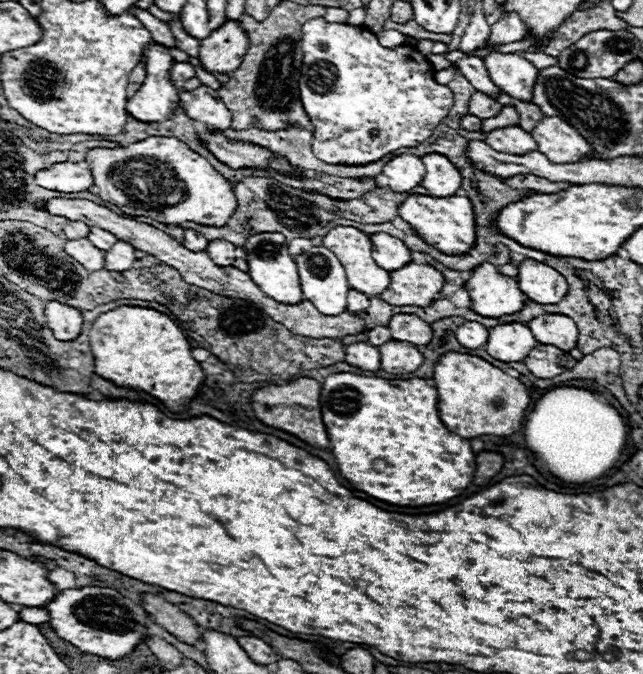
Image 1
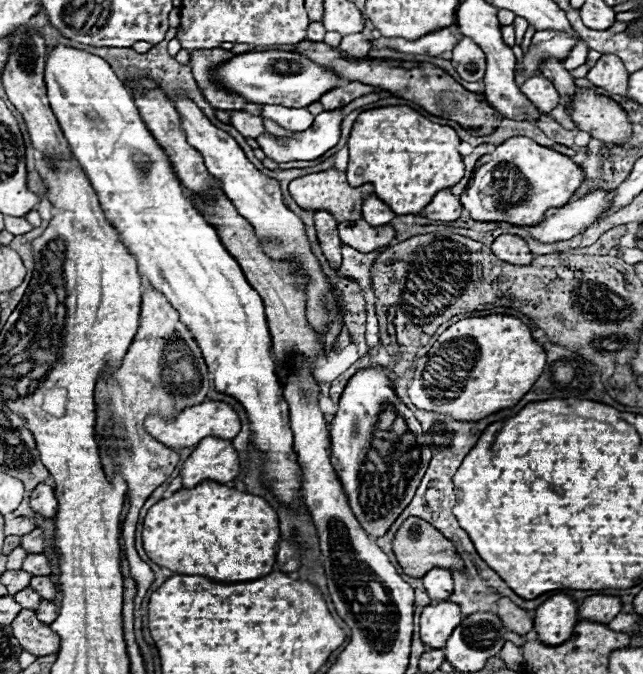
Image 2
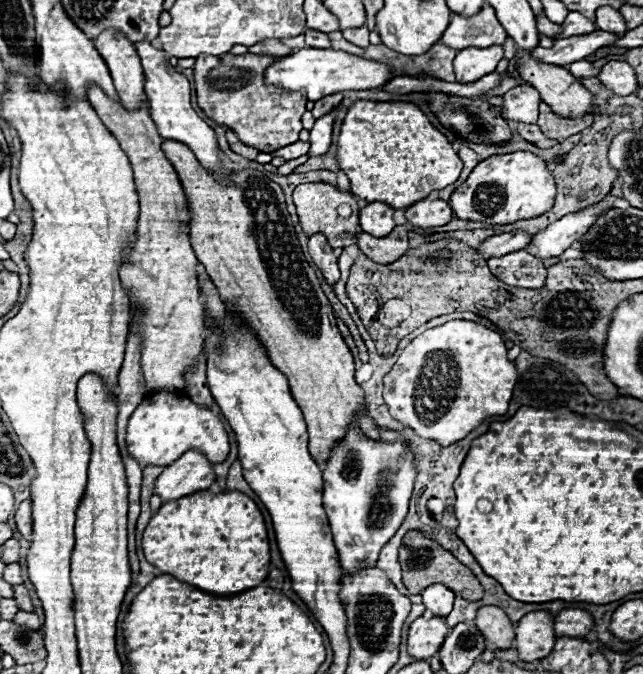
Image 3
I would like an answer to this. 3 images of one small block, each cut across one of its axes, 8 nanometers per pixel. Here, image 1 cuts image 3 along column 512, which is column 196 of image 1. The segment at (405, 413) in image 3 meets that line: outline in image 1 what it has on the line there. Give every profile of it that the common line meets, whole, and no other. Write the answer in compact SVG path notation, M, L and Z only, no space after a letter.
M120 306L116 310L104 312L94 320L92 328L88 330L88 338L90 338L90 350L94 354L94 366L96 366L98 376L112 380L118 386L138 388L138 390L158 398L174 412L182 410L184 404L194 398L198 384L202 384L202 372L198 372L198 362L190 356L188 338L166 314L162 314L154 308Z

